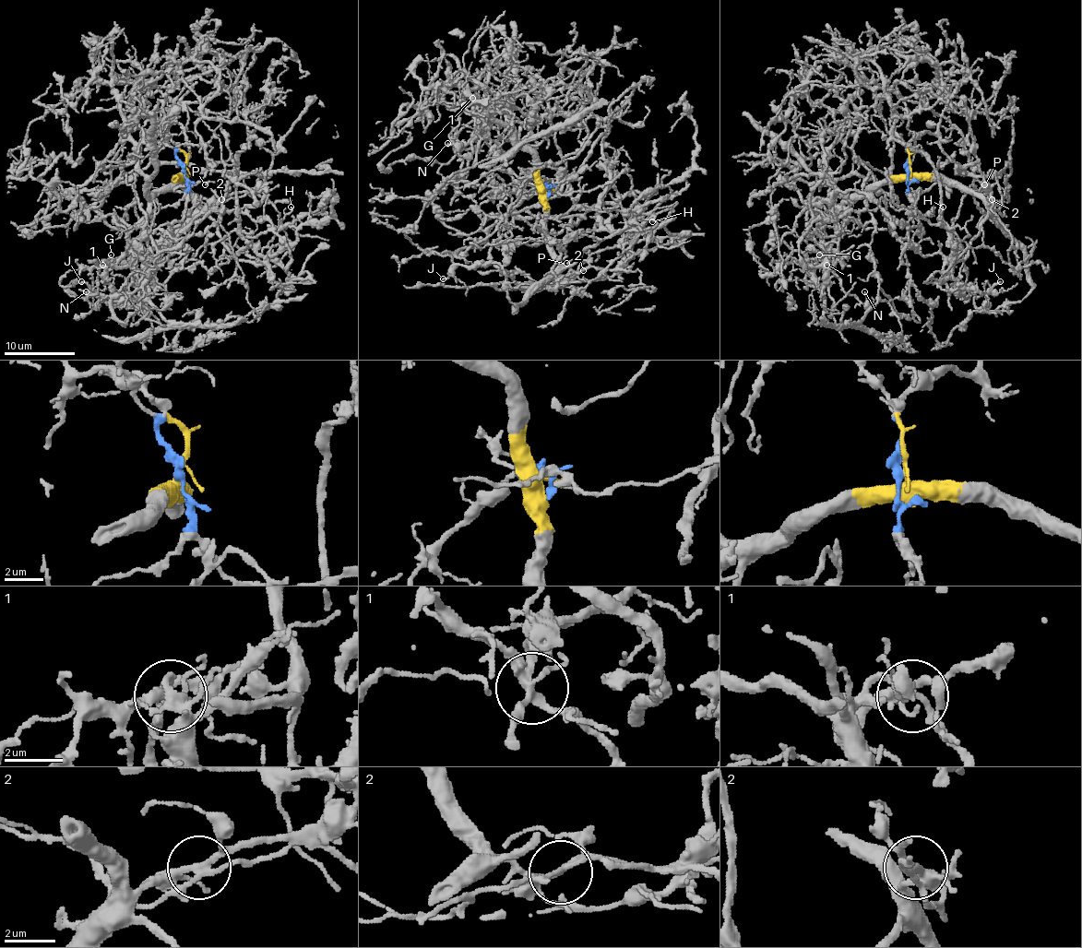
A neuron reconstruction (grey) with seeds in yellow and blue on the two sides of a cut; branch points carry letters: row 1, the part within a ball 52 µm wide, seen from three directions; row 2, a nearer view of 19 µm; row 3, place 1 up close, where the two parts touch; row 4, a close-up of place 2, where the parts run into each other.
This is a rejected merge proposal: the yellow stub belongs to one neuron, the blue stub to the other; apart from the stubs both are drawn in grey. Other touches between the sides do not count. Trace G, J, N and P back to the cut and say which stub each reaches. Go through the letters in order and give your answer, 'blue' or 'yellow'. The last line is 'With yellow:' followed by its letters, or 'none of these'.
G: yellow
J: yellow
N: yellow
P: yellow
With yellow: G, J, N, P

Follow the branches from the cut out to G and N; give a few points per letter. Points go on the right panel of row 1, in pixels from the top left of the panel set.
G: (909, 170), (862, 195), (827, 257), (806, 266), (823, 263), (819, 254)
N: (909, 170), (862, 195), (821, 265), (806, 266), (827, 265), (863, 303), (865, 291)

